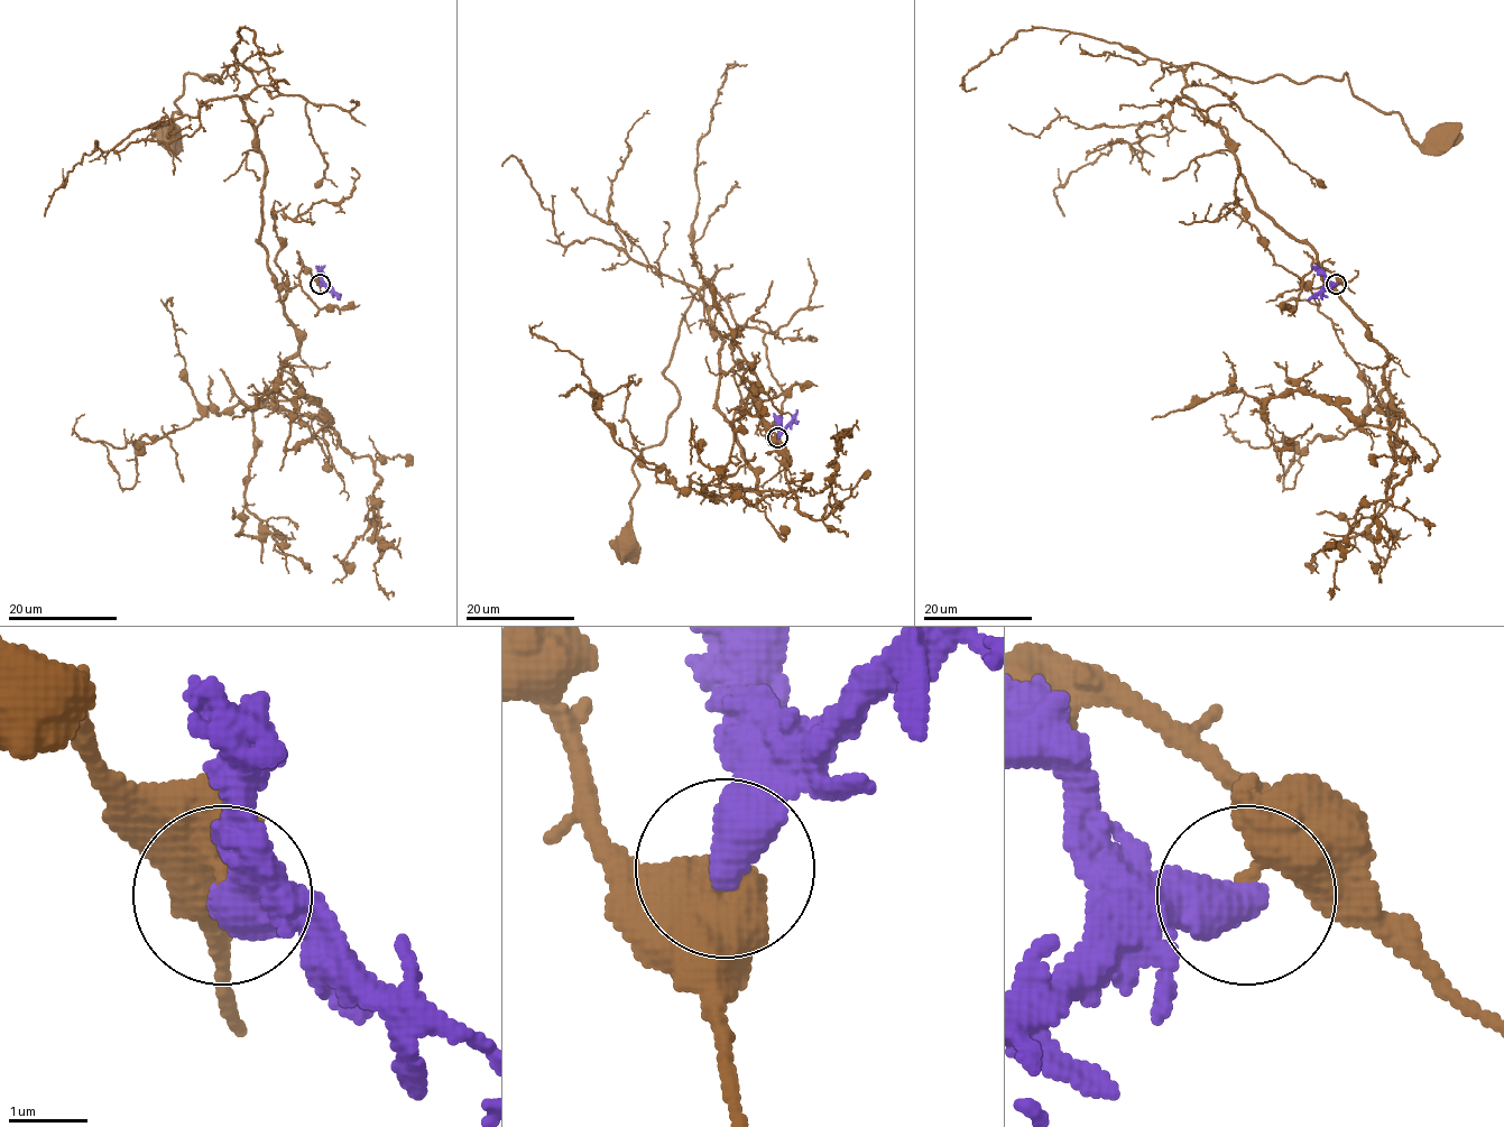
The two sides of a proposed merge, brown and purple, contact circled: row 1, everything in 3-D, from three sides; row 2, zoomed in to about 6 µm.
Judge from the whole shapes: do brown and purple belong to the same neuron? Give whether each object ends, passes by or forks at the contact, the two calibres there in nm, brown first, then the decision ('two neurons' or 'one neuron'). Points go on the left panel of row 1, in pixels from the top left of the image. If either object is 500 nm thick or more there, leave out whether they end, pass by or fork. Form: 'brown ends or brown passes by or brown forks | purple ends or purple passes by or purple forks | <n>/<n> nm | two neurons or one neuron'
550/550 nm | two neurons

